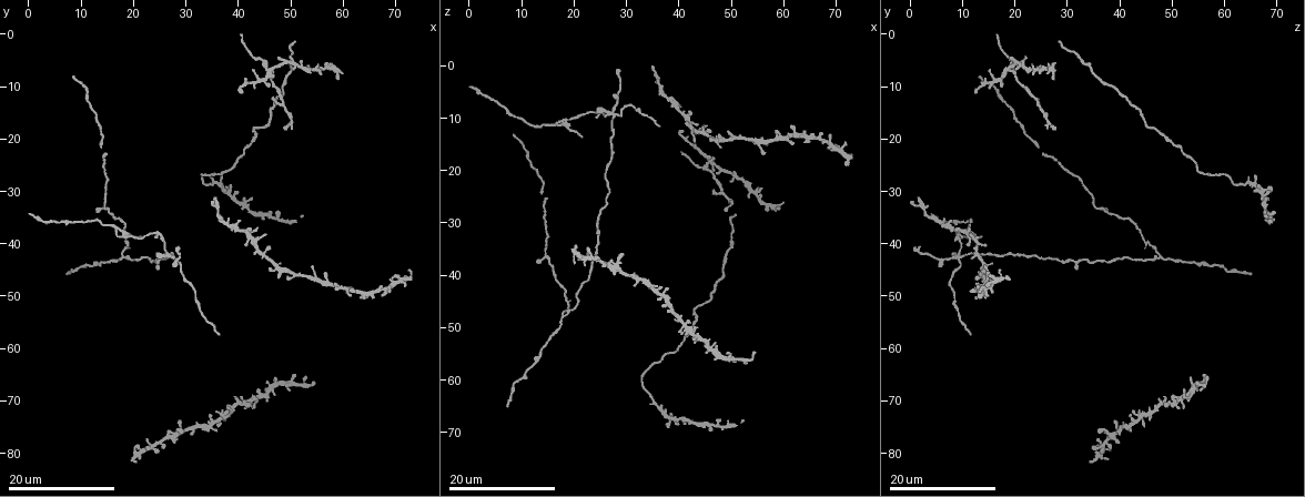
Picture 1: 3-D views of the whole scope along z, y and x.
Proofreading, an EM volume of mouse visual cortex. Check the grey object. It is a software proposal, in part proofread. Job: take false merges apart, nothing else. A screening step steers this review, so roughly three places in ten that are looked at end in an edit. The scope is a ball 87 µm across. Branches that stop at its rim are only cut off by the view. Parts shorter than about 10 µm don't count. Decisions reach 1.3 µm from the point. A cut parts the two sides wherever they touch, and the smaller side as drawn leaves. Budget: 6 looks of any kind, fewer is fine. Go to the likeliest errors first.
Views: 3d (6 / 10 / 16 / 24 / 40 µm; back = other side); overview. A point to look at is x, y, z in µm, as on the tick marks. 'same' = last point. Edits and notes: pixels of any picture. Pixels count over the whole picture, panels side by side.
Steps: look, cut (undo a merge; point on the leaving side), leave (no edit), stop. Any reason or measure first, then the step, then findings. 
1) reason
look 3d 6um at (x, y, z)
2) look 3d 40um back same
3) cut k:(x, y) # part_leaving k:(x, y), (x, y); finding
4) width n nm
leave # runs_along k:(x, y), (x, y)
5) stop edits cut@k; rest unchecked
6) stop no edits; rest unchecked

four or more arms meet
look 3d 16um at (27.0, 42.5, 9.5)

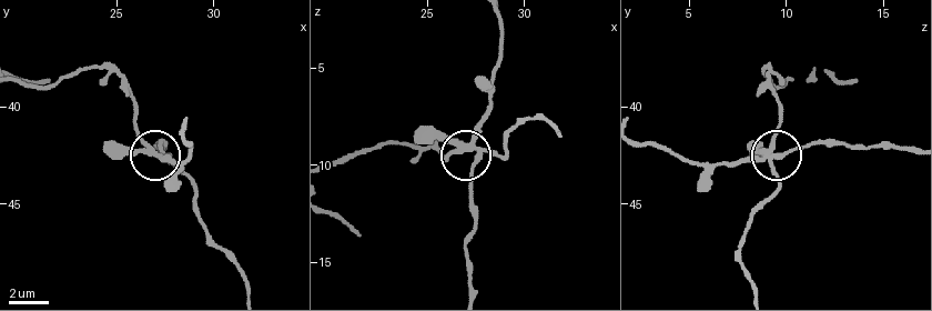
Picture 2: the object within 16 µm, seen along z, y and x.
look 3d 10um at (27.0, 42.3, 9.1)

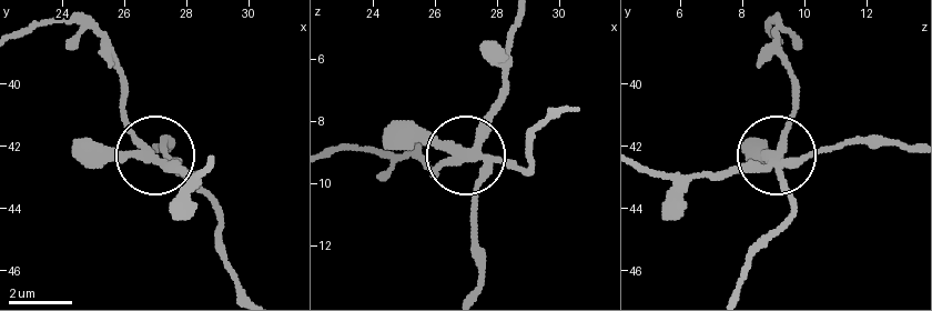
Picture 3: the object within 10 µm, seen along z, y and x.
arms 5
cut 3:(125, 128) # part_leaving 3:(161, 159), (91, 33), (20, 29); two cells meet here

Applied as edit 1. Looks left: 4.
look overview

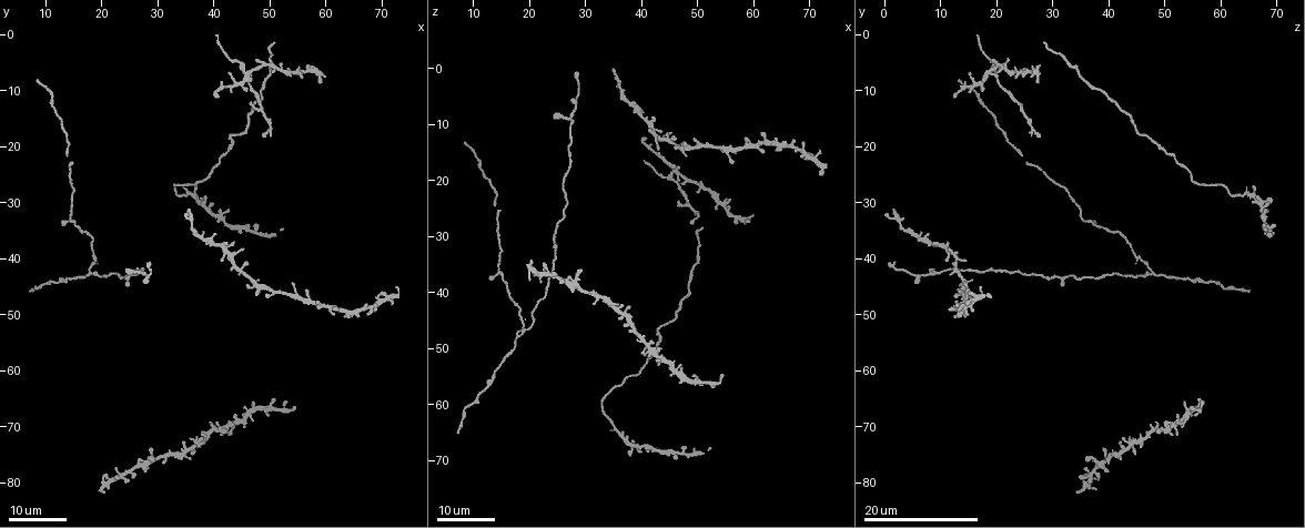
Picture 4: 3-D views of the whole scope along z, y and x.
arms part here
look 3d 16um at (18.0, 42.0, 47.5)

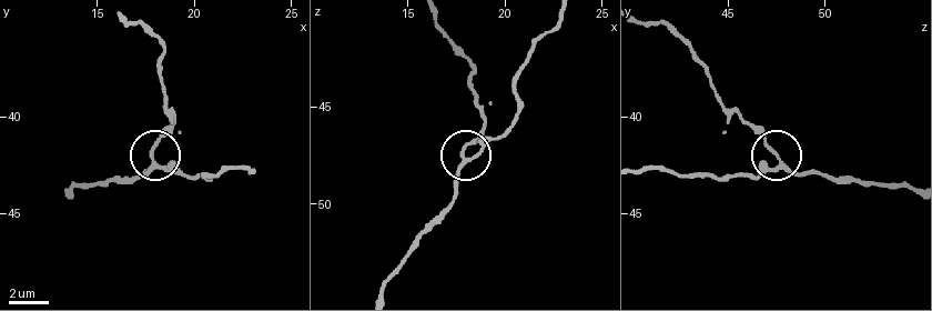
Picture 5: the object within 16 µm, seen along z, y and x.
look 3d 6um at (17.9, 42.5, 47.8)

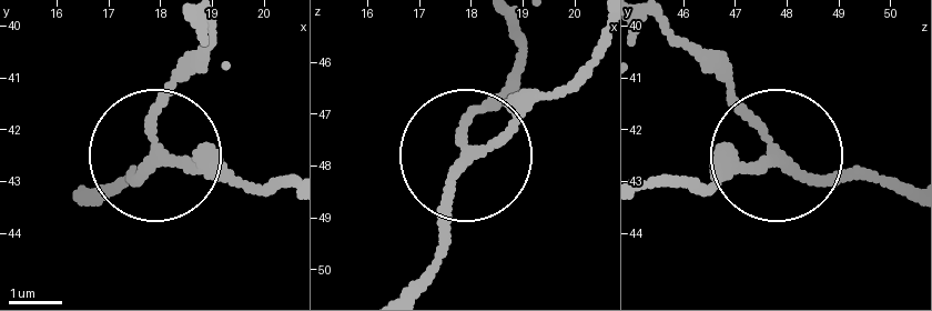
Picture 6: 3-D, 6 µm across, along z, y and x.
leave # runs_along 6:(601, 46), (464, 157), (434, 280); all the same cell

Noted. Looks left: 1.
stop edits cut@3; rest unchecked

